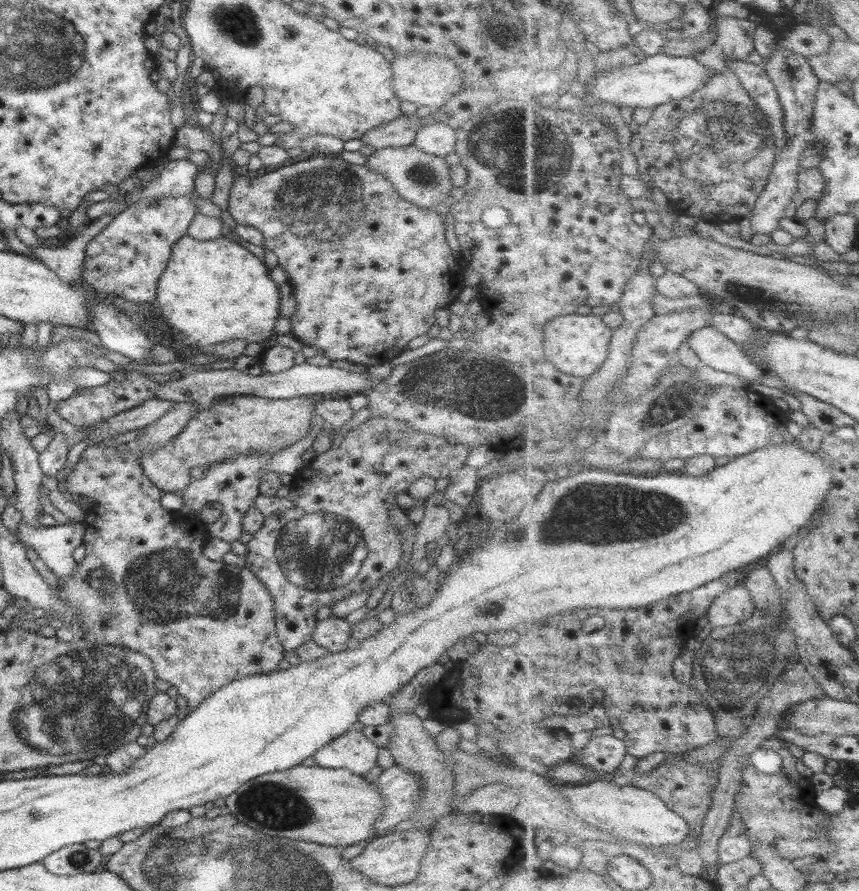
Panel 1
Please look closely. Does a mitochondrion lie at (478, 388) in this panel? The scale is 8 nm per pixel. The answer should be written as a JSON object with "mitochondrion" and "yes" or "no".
{"mitochondrion":"yes"}

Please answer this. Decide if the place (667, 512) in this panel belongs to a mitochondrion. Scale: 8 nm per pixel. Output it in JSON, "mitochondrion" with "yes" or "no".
{"mitochondrion":"yes"}

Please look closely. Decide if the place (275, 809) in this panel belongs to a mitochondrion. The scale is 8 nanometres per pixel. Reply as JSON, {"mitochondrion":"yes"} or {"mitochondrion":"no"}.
{"mitochondrion":"yes"}

